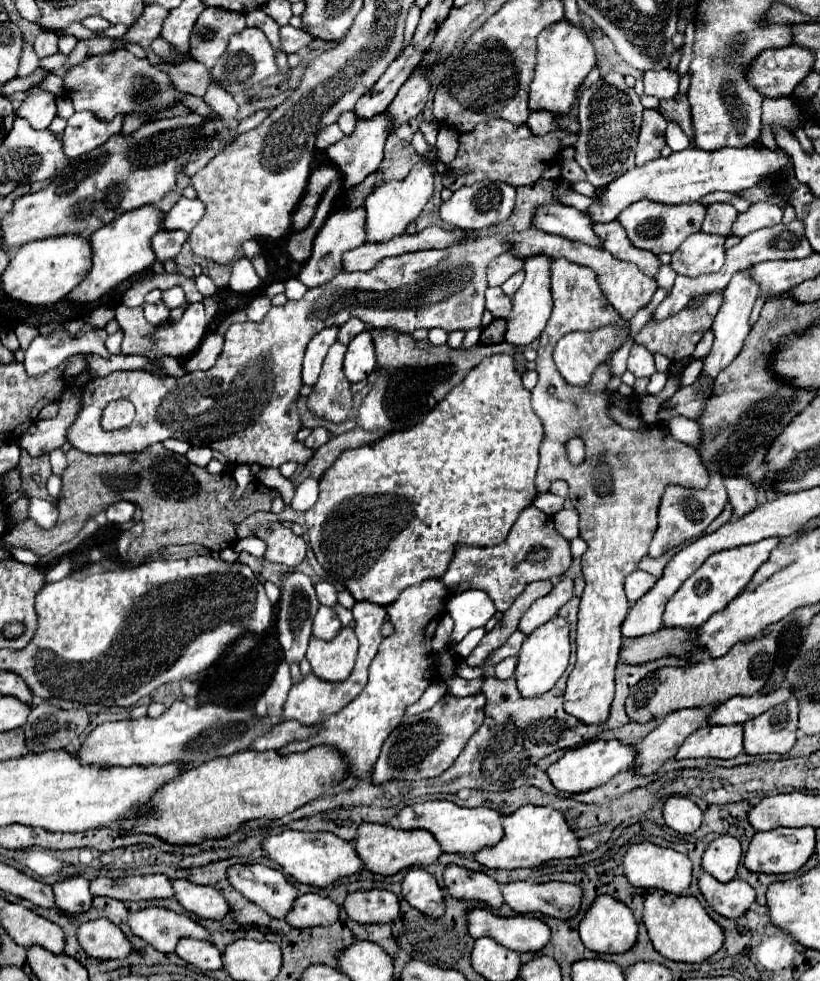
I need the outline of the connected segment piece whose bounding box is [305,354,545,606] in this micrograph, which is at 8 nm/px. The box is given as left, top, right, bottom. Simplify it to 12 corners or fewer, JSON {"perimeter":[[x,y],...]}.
{"perimeter":[[513,356],[343,450],[305,512],[327,576],[391,604],[497,546],[543,442]]}

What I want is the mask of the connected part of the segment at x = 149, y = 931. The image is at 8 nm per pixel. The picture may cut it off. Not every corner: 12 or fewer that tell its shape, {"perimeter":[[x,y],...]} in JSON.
{"perimeter":[[141,908],[127,916],[135,936],[169,954],[179,938],[207,940],[187,914]]}

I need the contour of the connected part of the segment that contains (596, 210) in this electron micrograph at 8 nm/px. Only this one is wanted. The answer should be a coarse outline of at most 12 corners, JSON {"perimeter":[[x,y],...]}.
{"perimeter":[[699,148],[631,168],[587,214],[609,222],[637,200],[697,202],[789,166],[767,148]]}

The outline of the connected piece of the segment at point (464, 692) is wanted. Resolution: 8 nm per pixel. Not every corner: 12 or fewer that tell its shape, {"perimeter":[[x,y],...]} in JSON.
{"perimeter":[[447,678],[453,696],[473,696],[481,690],[483,678]]}

